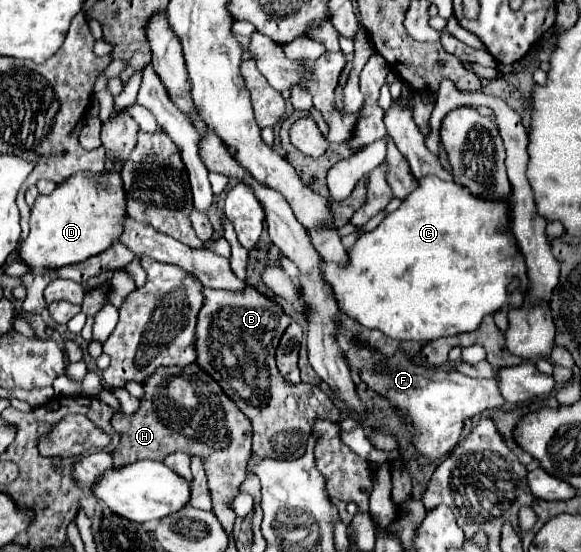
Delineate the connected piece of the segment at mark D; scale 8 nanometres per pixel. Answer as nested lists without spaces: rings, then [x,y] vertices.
[[[119,169],[111,173],[103,173],[99,177],[85,177],[85,175],[71,177],[71,181],[59,185],[51,195],[39,195],[35,199],[35,205],[31,207],[31,231],[21,243],[19,259],[31,271],[45,271],[45,269],[61,269],[65,265],[73,265],[103,253],[119,239],[119,233],[123,231],[123,223],[127,219],[123,201],[125,201],[125,193],[123,193]]]

